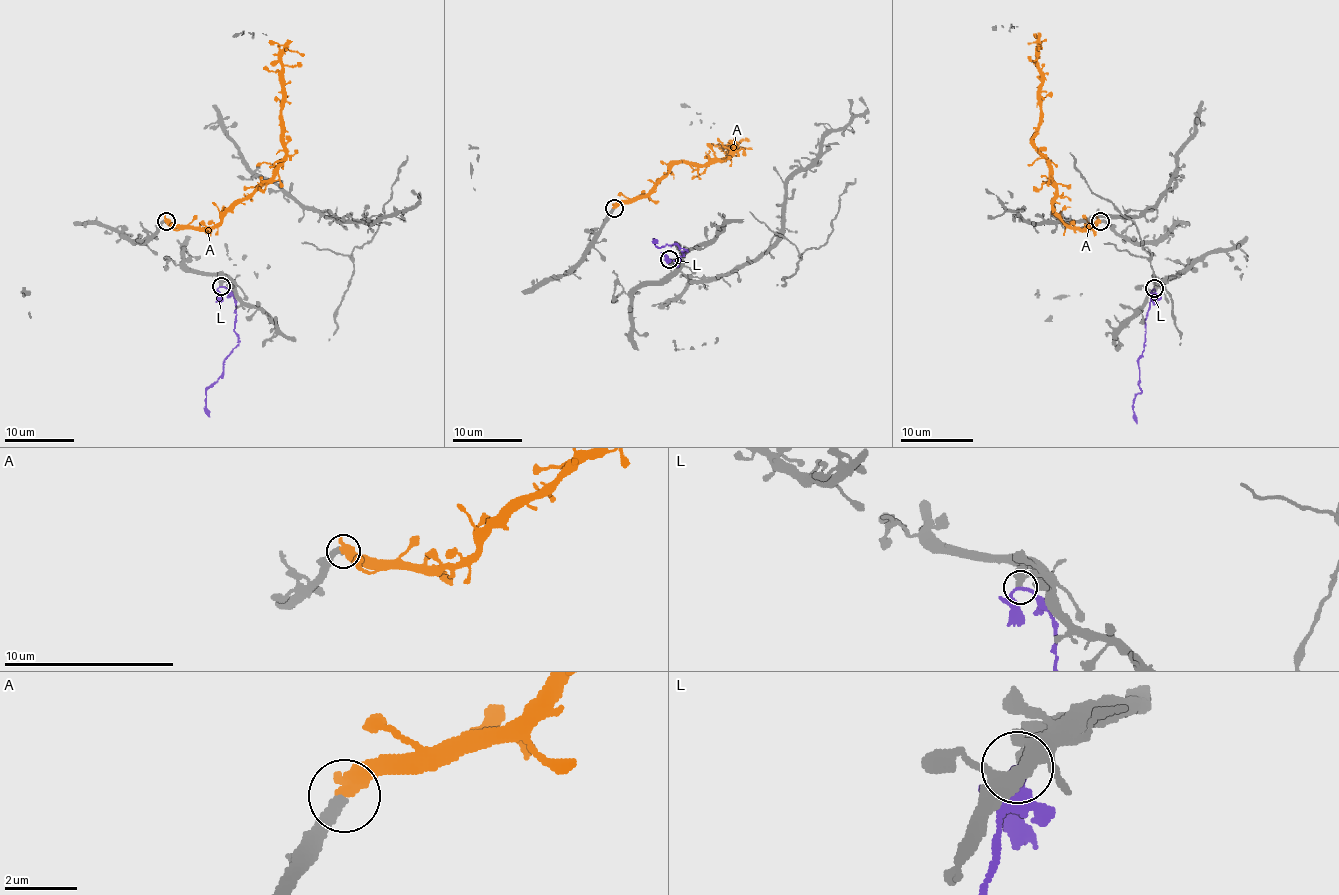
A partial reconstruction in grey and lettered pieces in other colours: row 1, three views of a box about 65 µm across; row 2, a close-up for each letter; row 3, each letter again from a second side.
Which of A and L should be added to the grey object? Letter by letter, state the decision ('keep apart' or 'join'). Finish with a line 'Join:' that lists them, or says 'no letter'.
A: join
L: keep apart
Join: A

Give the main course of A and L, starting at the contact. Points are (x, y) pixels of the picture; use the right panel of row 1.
A: (1100, 221), (1071, 228), (1053, 208), (1056, 194), (1051, 166), (1034, 145), (1040, 119), (1036, 43), (1038, 50)
L: (1154, 288), (1149, 304), (1143, 350), (1138, 362), (1141, 391), (1136, 395), (1132, 411), (1136, 424)

